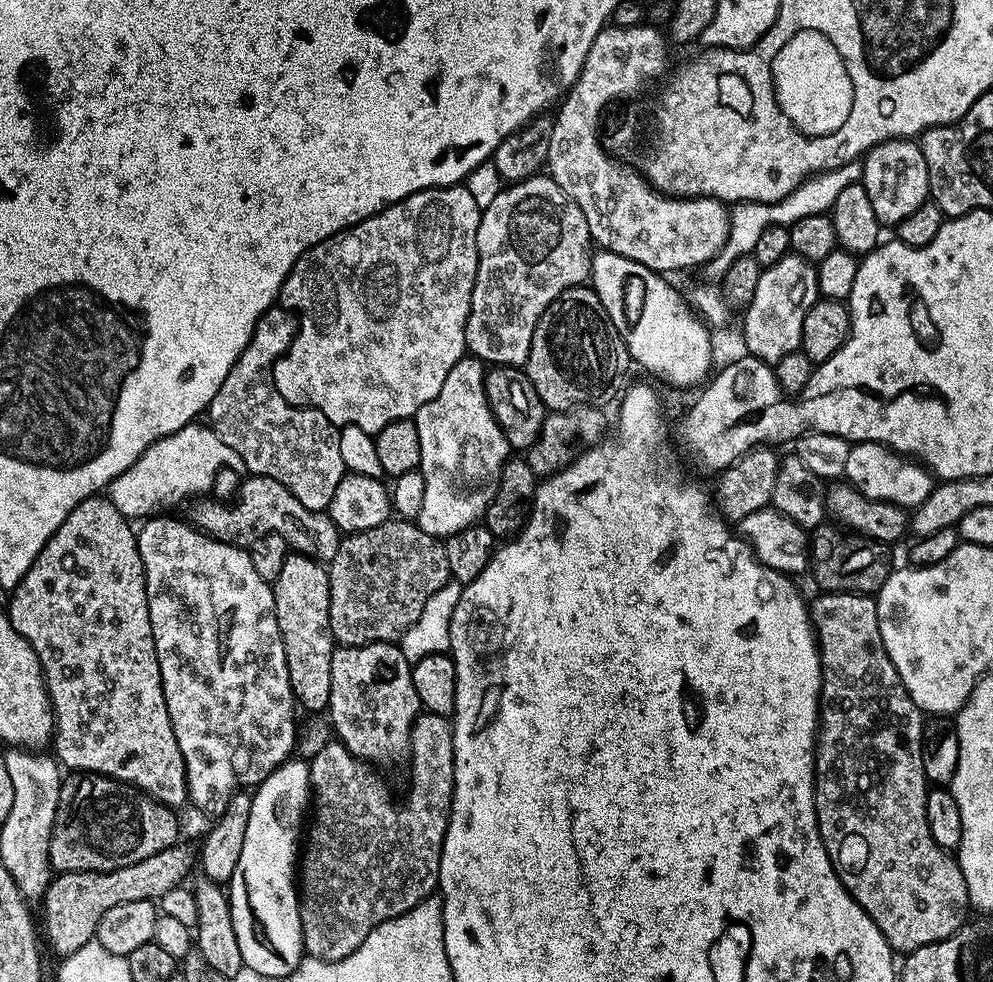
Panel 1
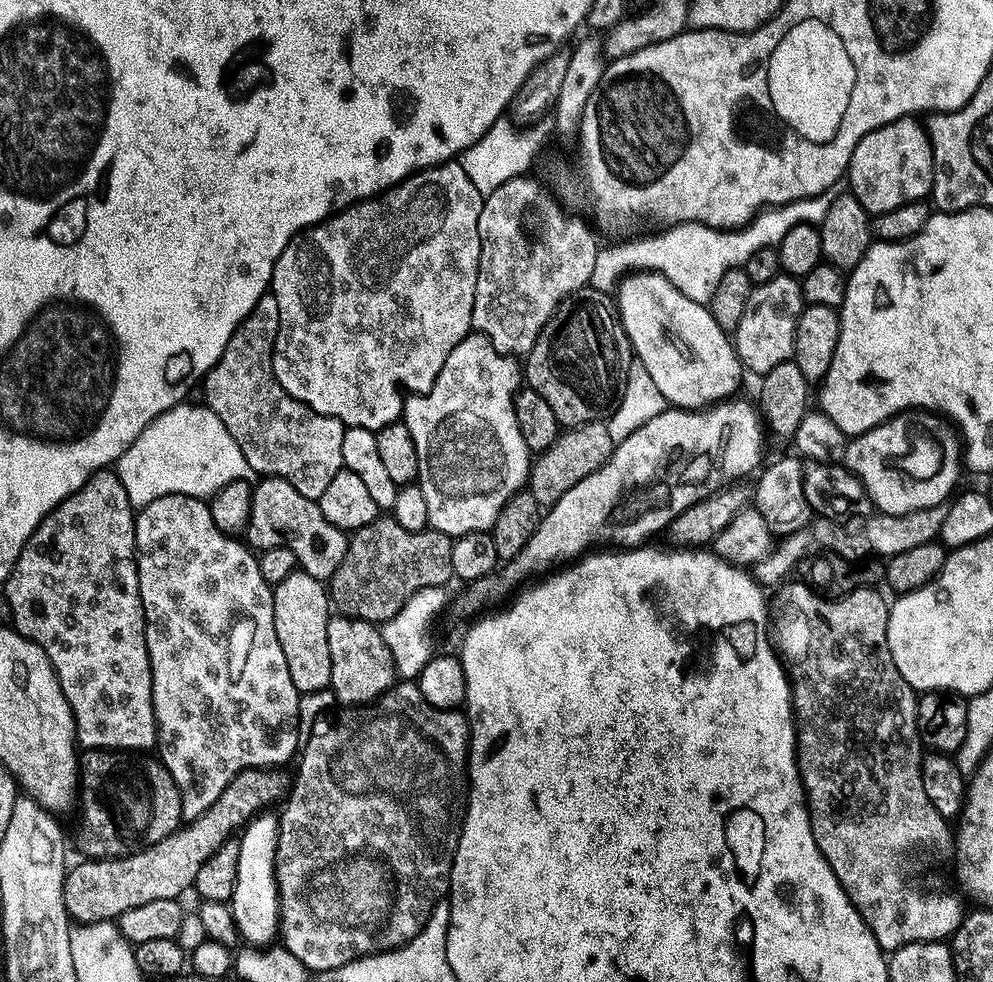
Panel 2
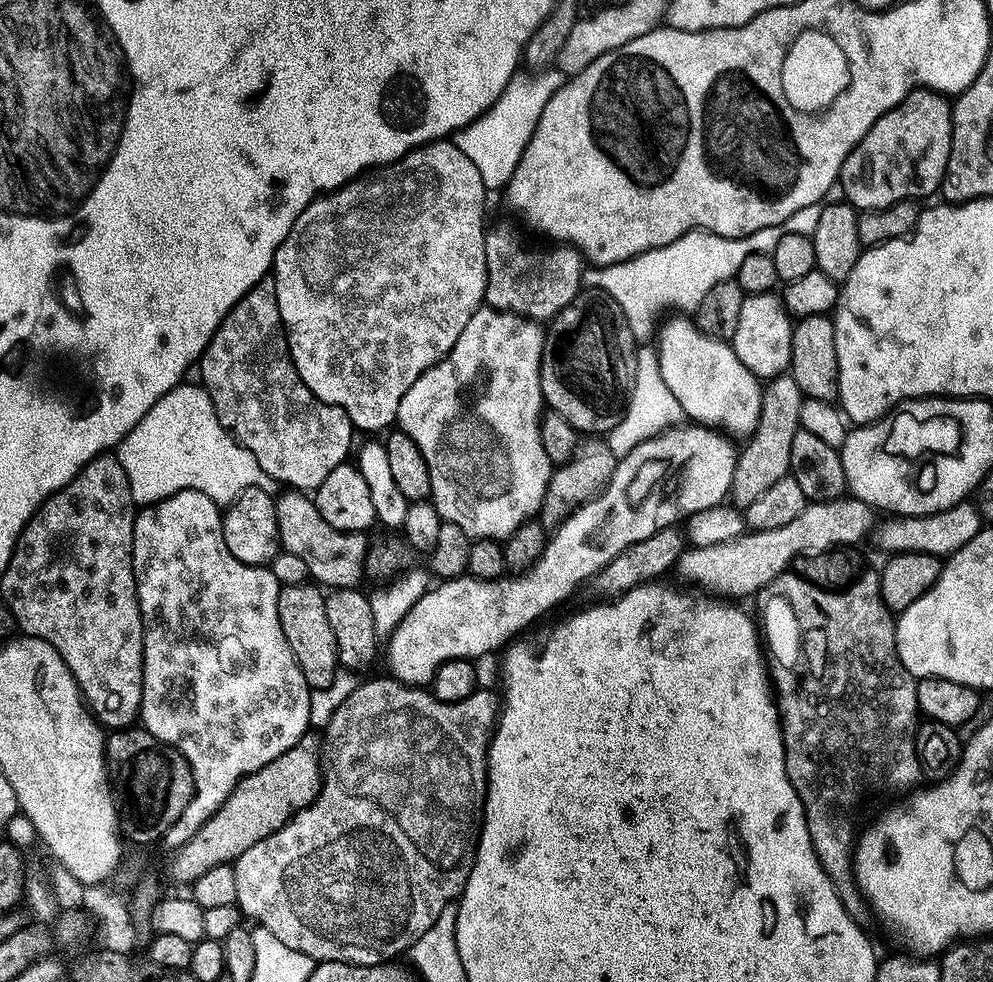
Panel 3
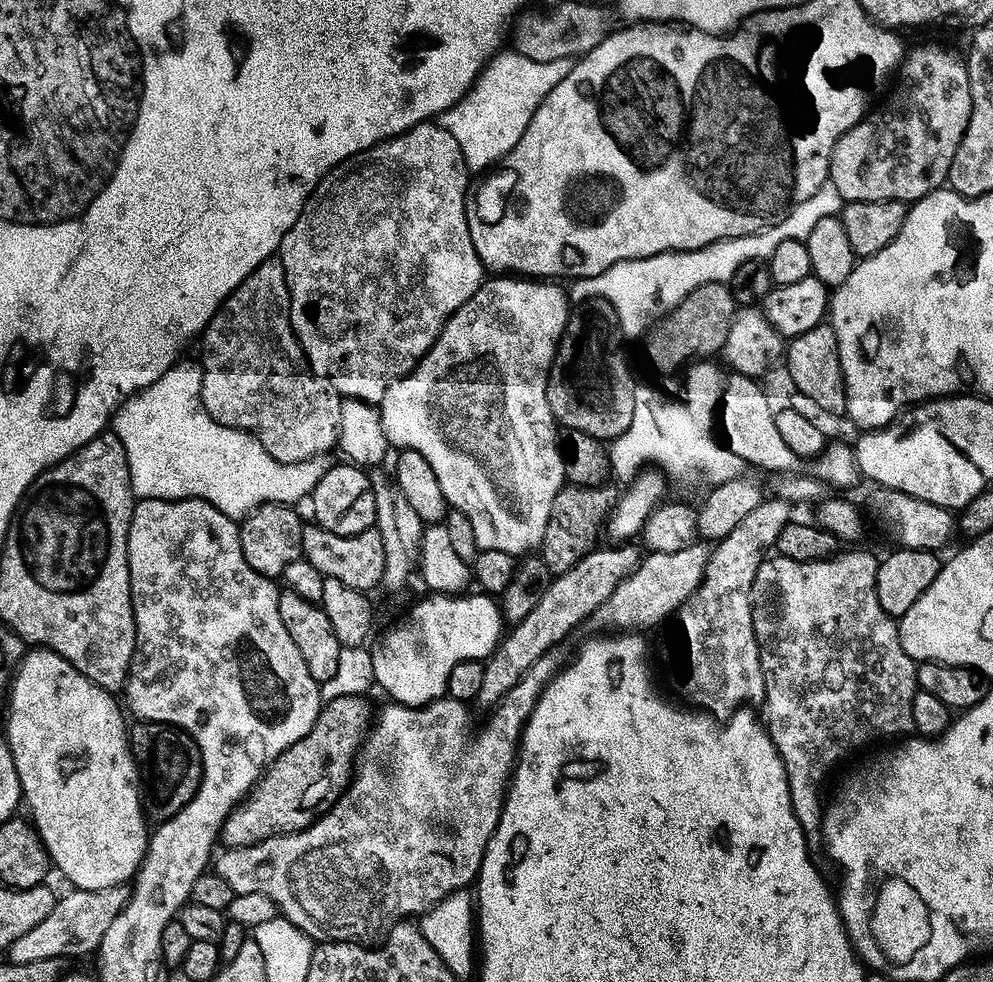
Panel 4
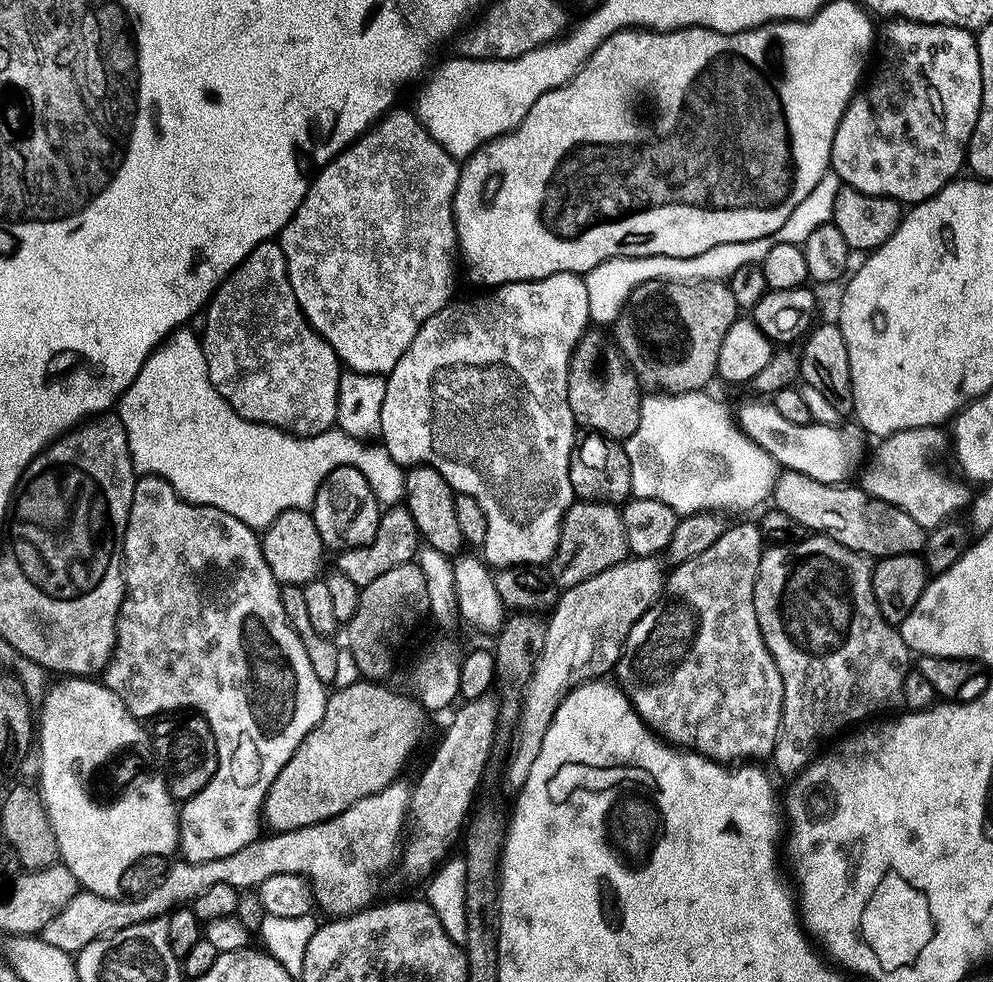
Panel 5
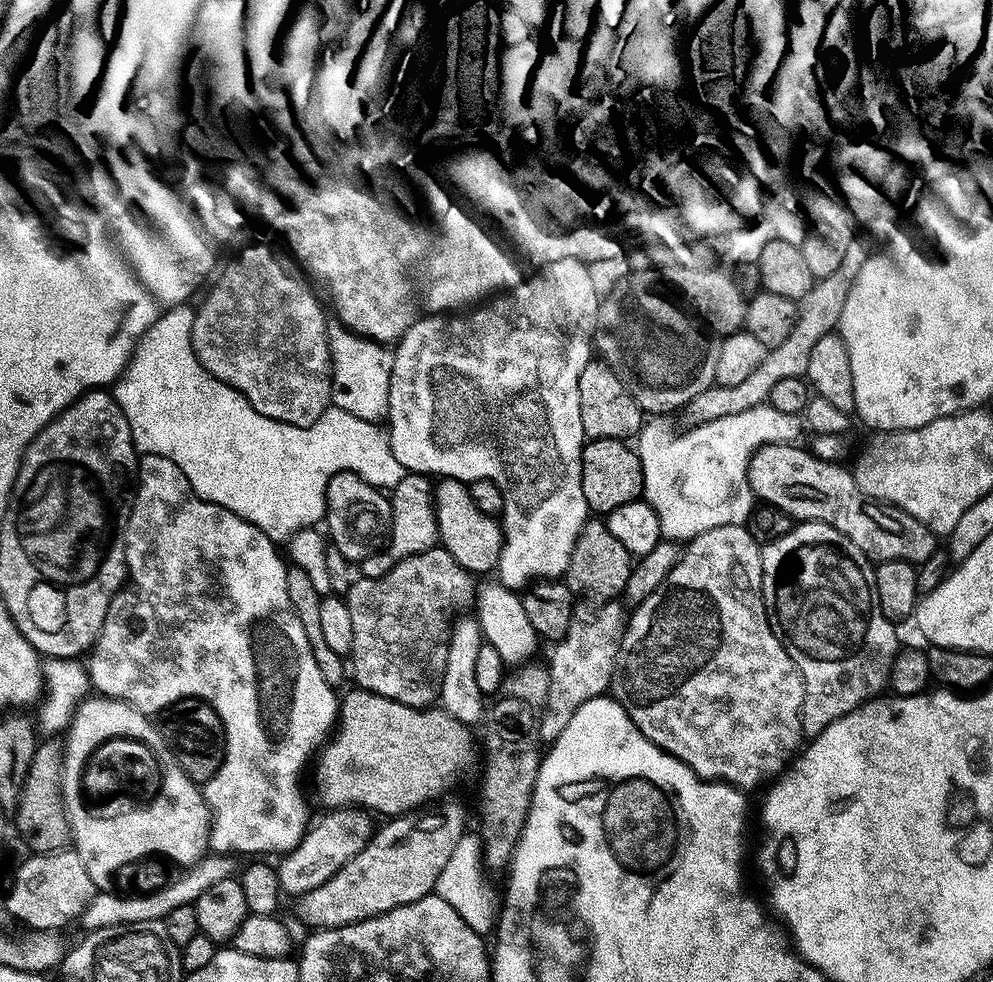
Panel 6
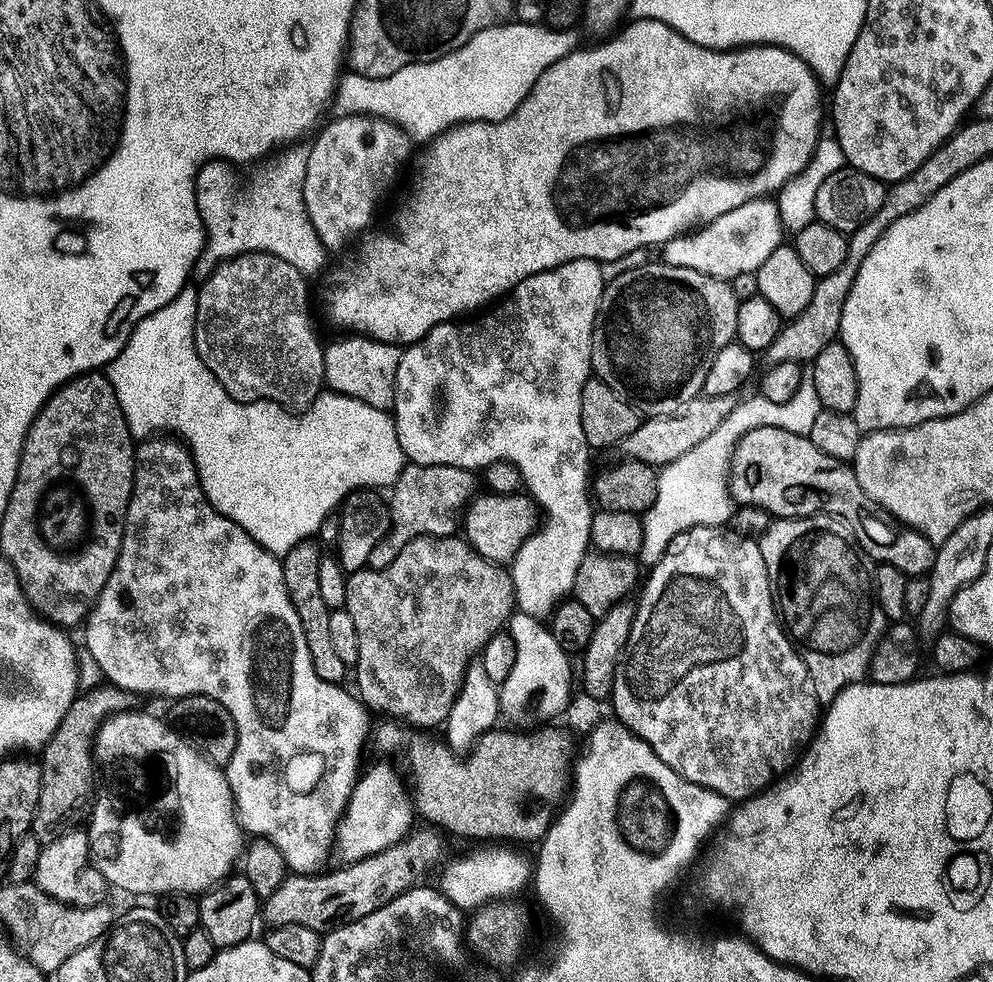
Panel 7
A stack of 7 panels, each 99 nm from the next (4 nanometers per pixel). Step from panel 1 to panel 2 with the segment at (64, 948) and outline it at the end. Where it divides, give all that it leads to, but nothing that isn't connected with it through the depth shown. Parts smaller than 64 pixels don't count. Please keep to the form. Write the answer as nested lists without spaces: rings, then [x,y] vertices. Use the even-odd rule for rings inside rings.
[[[279,767],[270,768],[243,768],[238,775],[214,798],[214,802],[198,818],[187,821],[176,829],[174,834],[162,838],[162,842],[154,842],[154,846],[141,848],[139,852],[131,852],[129,856],[114,856],[111,858],[84,858],[81,864],[67,869],[64,877],[64,905],[69,917],[76,924],[93,924],[103,920],[115,921],[124,911],[134,907],[144,906],[146,902],[159,899],[172,899],[182,897],[184,891],[191,889],[198,878],[198,870],[202,870],[202,862],[210,858],[227,840],[233,839],[237,830],[252,819],[253,816],[271,809],[271,804],[279,805],[290,791],[290,776]]]

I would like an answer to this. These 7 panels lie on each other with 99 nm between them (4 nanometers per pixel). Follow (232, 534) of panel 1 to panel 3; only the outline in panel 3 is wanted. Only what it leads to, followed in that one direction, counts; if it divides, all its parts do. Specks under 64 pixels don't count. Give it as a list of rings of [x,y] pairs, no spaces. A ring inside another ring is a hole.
[[[284,490],[276,501],[276,529],[280,535],[280,547],[306,562],[309,577],[317,585],[335,590],[359,585],[364,572],[364,553],[368,551],[369,537],[363,532],[339,532],[316,509],[311,495],[300,490]]]

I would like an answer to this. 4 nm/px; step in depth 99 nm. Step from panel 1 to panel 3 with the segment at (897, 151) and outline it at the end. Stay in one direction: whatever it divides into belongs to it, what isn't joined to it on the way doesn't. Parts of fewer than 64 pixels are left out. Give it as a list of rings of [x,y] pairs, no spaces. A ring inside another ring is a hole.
[[[927,88],[909,92],[900,105],[877,118],[846,158],[838,181],[844,188],[844,200],[857,210],[871,210],[930,195],[943,185],[951,145],[952,104],[941,93],[930,92]]]

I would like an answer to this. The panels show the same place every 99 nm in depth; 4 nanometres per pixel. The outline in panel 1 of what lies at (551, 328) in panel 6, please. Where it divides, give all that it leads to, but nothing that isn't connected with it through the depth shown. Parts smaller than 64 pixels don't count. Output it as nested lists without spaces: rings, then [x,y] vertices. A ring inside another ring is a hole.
[[[475,358],[459,360],[454,370],[446,374],[446,382],[442,382],[438,398],[426,402],[426,406],[418,409],[414,417],[418,426],[418,442],[422,442],[422,458],[418,470],[424,475],[426,482],[426,498],[422,498],[422,510],[416,516],[415,523],[431,536],[447,538],[458,530],[477,523],[494,498],[502,466],[510,459],[508,443],[484,393],[485,375],[486,368],[480,360]]]

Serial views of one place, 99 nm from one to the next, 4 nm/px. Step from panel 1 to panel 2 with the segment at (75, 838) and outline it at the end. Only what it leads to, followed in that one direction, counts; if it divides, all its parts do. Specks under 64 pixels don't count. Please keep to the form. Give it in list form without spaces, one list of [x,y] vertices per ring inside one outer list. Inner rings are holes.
[[[88,750],[79,757],[79,792],[78,808],[84,811],[80,820],[80,848],[88,858],[111,858],[129,856],[131,852],[139,852],[141,848],[154,846],[154,842],[162,842],[182,824],[182,802],[180,791],[168,767],[160,763],[152,754],[137,754],[132,750]],[[96,788],[100,792],[109,792],[116,796],[120,808],[124,811],[124,828],[128,832],[120,832],[116,824],[96,824]]]

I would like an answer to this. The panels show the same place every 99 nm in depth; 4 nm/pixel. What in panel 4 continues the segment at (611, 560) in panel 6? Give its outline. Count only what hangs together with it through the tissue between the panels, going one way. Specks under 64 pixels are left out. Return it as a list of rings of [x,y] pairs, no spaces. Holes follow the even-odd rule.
[[[565,486],[561,488],[554,506],[550,506],[550,522],[546,522],[546,534],[540,543],[538,554],[546,562],[549,573],[559,574],[570,570],[586,553],[597,547],[600,530],[605,527],[609,513],[615,507],[618,492],[609,486],[582,488]]]

